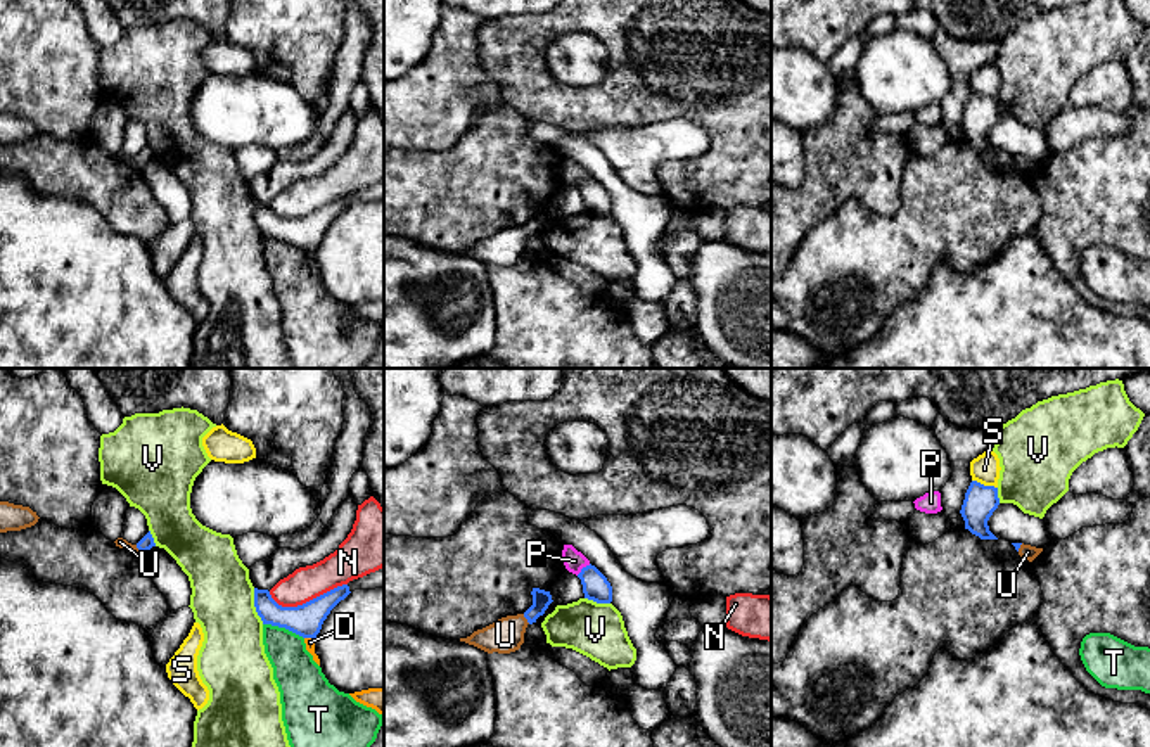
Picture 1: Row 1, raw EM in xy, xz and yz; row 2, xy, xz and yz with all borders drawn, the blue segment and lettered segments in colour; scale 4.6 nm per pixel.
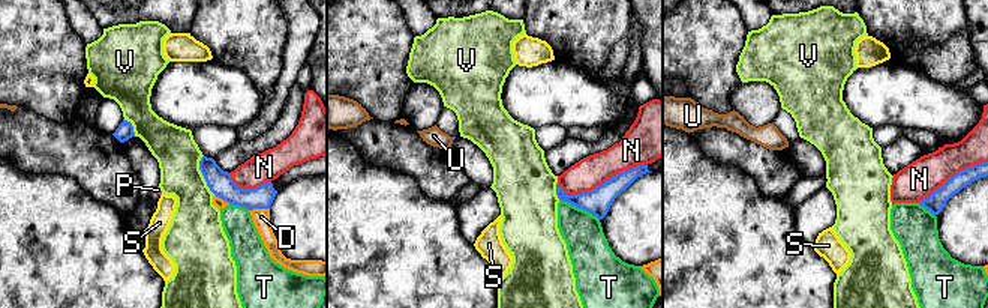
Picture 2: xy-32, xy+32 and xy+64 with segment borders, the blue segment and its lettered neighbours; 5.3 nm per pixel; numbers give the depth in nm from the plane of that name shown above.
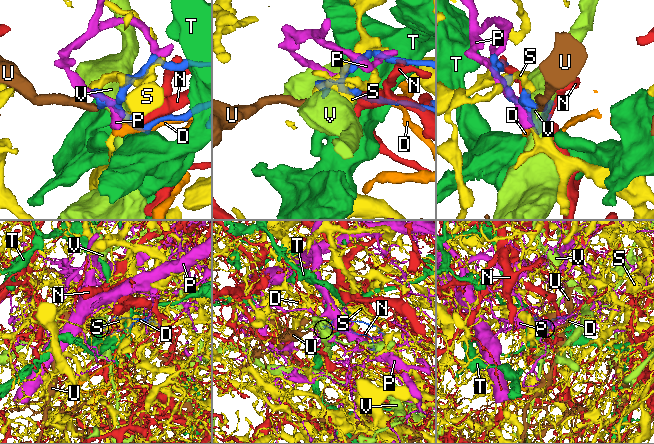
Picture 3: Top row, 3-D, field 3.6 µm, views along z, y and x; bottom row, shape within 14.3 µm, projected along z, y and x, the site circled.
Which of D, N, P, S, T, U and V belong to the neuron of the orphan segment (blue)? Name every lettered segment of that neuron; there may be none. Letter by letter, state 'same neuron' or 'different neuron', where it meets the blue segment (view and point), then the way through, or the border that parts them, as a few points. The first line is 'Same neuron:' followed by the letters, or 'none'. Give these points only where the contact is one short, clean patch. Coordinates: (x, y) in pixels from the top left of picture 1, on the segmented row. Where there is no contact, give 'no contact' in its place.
Same neuron: U
D: different neuron; contact xy (310, 637); border xy (305, 637), (313, 638)
N: different neuron; contact xy (306, 602)
P: different neuron; contact xz (583, 568)
S: different neuron; contact yz (983, 485)
T: different neuron; contact xy (284, 626); border xy (263, 623), (284, 626), (303, 638)
U: same neuron; contact xz (526, 618); way xz (542, 599), (526, 618), (505, 635)
V: different neuron; contact xy (255, 606)

